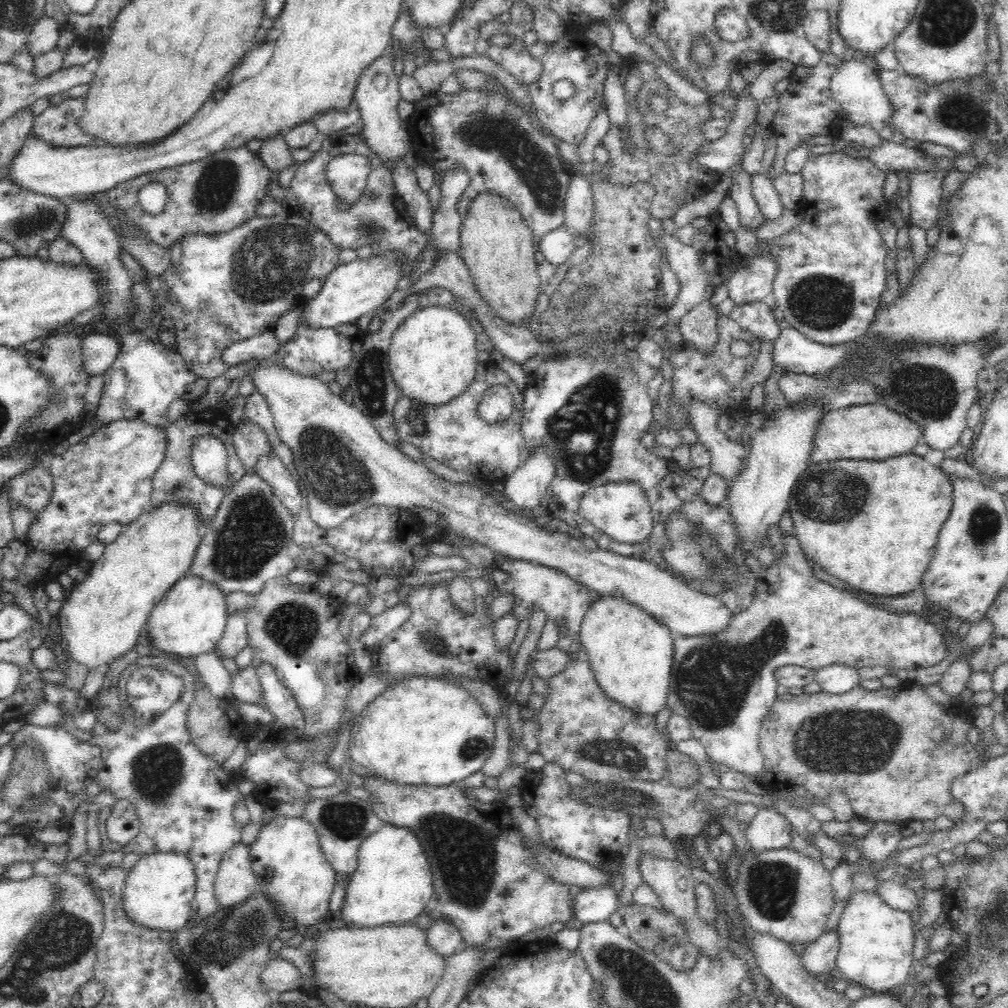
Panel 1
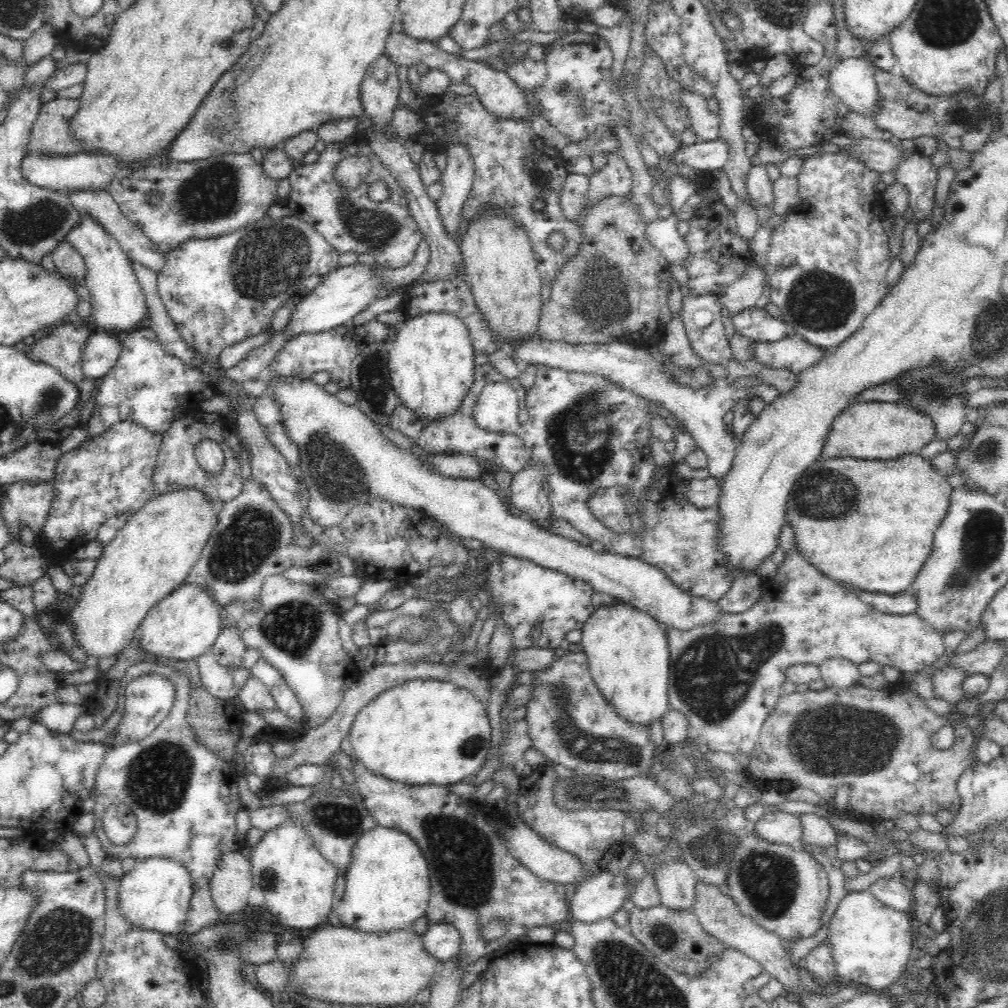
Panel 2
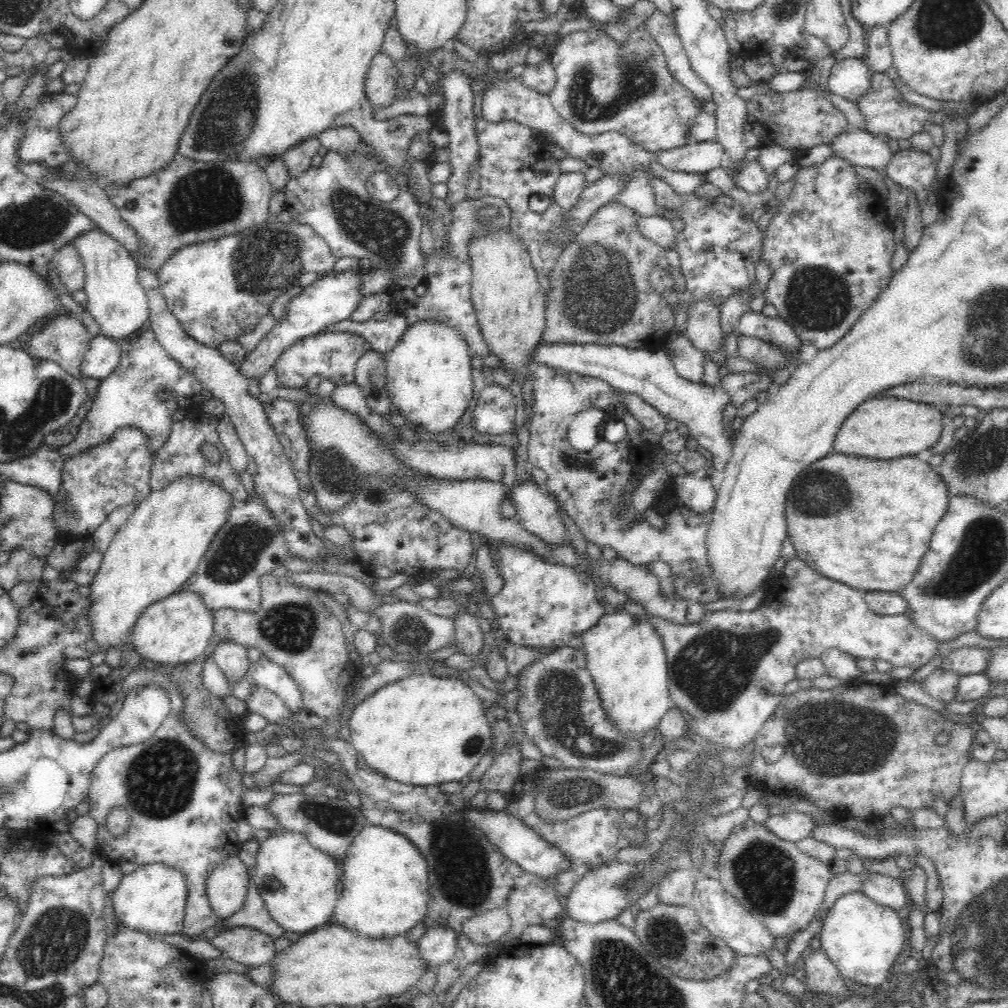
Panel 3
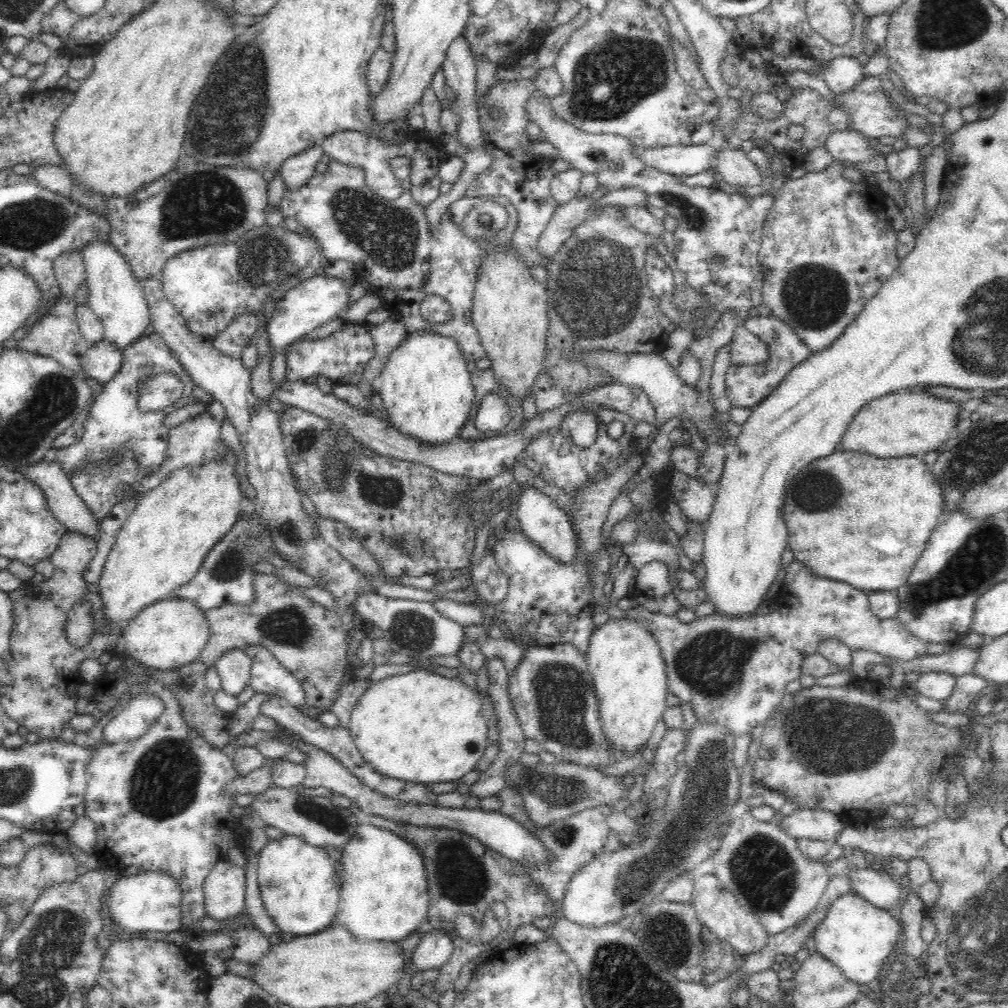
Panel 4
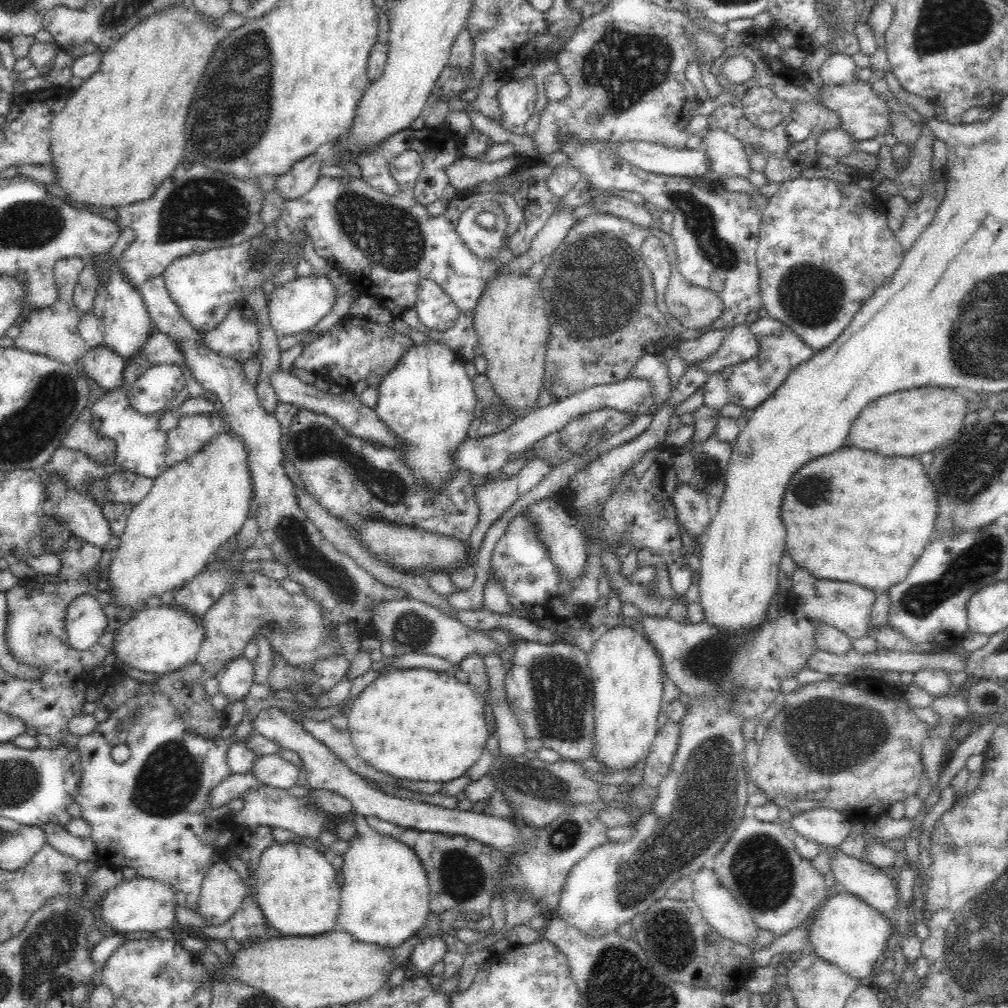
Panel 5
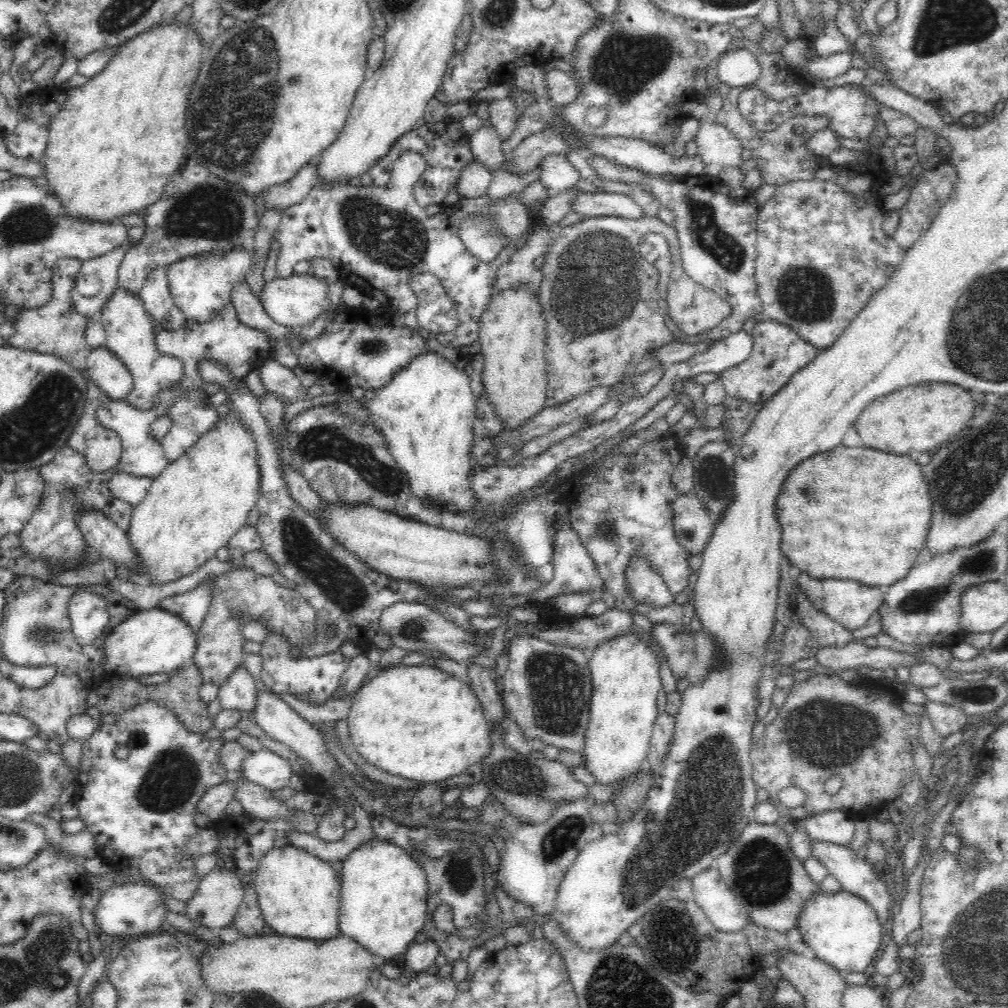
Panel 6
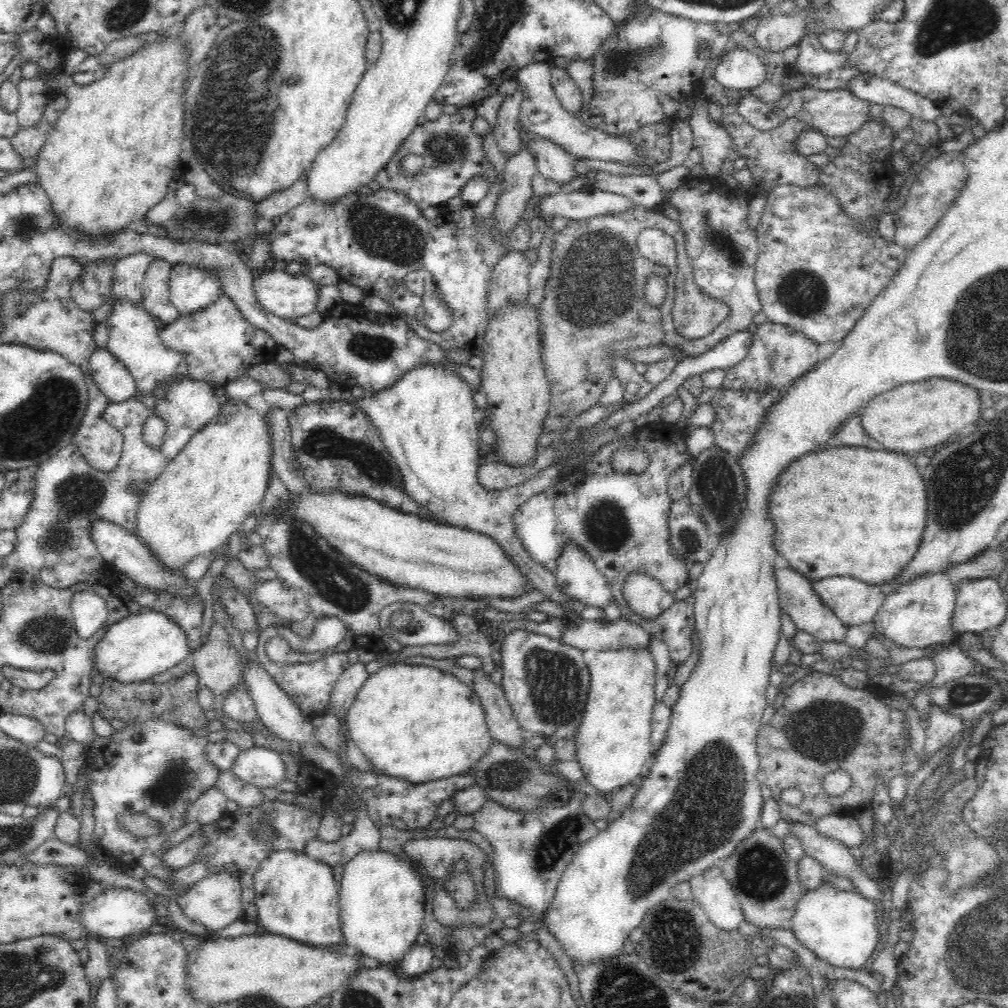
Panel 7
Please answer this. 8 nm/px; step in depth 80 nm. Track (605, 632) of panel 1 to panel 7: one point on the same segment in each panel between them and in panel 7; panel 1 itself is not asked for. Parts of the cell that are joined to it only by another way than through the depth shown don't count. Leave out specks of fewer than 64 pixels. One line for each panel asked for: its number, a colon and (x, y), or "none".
2: (627, 651)
3: (625, 656)
4: (627, 666)
5: (626, 670)
6: (625, 677)
7: (612, 744)

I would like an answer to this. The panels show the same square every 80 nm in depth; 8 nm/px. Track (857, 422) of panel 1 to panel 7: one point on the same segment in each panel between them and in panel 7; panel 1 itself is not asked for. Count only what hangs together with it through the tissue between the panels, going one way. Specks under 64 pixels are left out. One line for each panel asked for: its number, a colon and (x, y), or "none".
2: (866, 430)
3: (884, 428)
4: (908, 423)
5: (909, 422)
6: (921, 418)
7: (911, 418)

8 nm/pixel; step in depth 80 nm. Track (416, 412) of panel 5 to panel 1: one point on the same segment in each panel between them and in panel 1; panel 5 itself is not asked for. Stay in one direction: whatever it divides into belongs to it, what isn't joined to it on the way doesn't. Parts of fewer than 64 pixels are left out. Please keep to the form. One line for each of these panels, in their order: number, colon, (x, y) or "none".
1: (432, 356)
2: (431, 356)
3: (430, 381)
4: (426, 387)

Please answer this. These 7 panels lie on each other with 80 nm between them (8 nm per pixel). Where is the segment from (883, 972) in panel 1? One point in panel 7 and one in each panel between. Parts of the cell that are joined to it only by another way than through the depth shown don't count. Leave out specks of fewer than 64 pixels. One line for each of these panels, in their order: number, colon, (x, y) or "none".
2: (871, 943)
3: (863, 939)
4: (858, 937)
5: (847, 932)
6: (841, 929)
7: (839, 926)

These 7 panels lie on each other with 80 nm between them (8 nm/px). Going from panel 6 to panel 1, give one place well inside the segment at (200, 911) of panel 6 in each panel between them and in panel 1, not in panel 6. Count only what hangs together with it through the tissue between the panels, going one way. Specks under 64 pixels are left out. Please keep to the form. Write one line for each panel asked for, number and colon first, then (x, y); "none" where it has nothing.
1: (235, 880)
2: (231, 882)
3: (227, 886)
4: (224, 889)
5: (223, 890)

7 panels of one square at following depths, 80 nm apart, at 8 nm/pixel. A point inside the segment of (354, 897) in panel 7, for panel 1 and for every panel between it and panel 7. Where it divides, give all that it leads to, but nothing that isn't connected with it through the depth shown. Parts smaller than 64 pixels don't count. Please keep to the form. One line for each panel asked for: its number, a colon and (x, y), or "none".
1: (393, 882)
2: (388, 885)
3: (385, 892)
4: (384, 895)
5: (385, 898)
6: (384, 892)

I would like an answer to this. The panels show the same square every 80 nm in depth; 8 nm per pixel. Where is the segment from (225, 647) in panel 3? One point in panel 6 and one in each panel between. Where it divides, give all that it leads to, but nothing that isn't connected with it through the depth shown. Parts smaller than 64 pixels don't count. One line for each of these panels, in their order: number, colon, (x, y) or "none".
4: (234, 666)
5: (236, 680)
6: (239, 692)

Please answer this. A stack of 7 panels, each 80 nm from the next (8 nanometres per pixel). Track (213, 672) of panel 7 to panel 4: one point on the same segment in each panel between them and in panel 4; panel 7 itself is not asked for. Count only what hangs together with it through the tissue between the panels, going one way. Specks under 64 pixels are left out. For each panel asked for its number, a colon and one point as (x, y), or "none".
4: (307, 639)
5: (295, 628)
6: (241, 595)

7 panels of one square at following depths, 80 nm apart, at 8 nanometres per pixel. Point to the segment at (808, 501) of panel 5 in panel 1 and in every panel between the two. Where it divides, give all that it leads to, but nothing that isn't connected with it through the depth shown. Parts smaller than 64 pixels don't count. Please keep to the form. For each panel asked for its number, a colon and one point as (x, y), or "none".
1: (874, 525)
2: (870, 523)
3: (867, 523)
4: (871, 532)

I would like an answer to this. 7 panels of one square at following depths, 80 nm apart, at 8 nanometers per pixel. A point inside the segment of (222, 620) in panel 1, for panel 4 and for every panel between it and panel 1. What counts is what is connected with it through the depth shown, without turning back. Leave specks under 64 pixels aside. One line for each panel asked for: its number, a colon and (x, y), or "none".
2: (184, 625)
3: (178, 629)
4: (173, 632)

